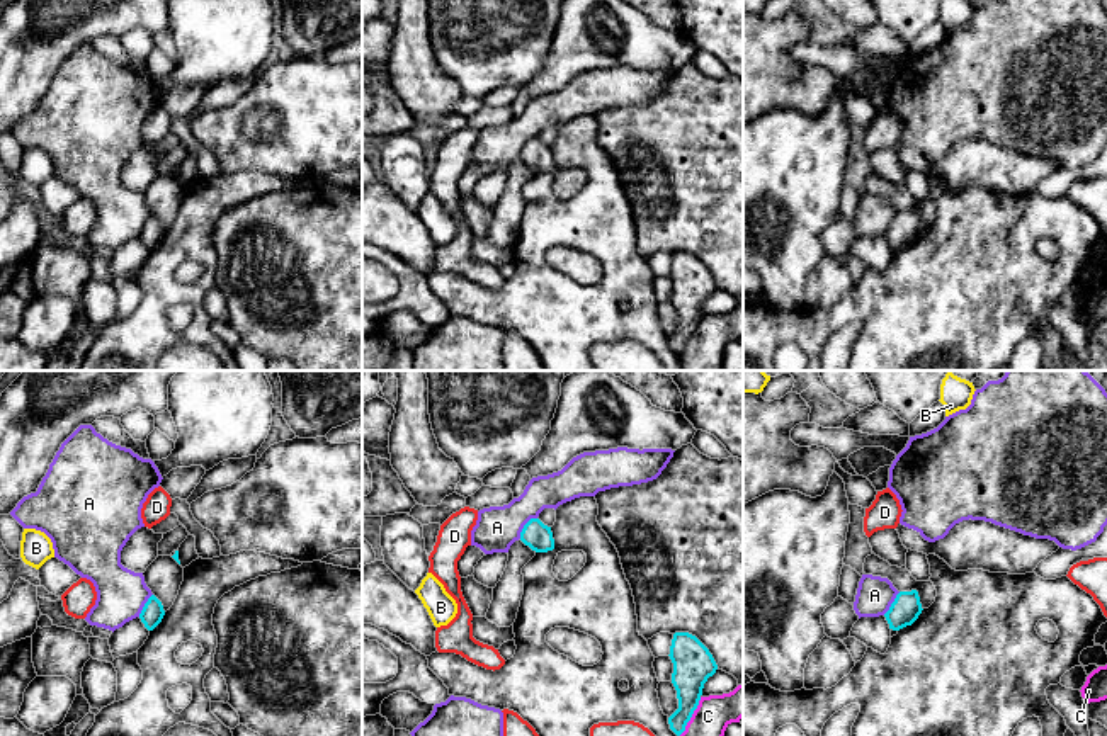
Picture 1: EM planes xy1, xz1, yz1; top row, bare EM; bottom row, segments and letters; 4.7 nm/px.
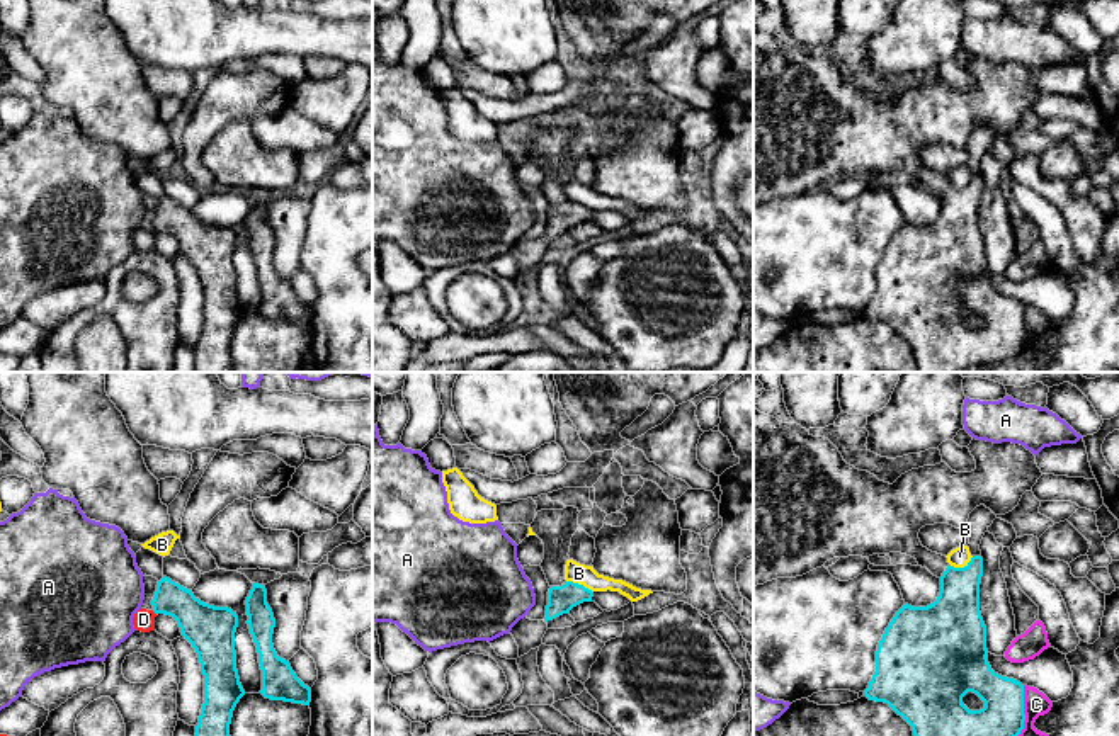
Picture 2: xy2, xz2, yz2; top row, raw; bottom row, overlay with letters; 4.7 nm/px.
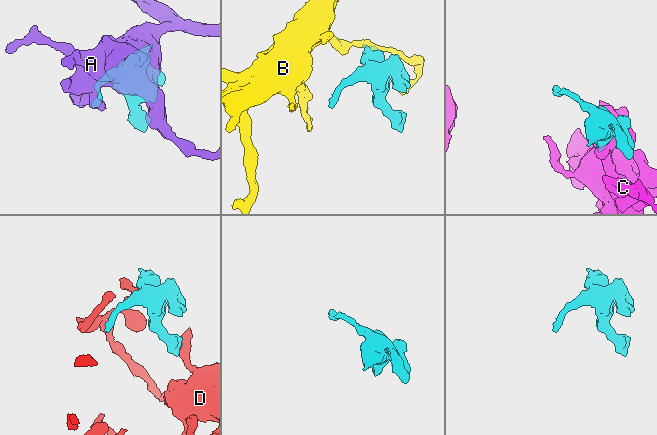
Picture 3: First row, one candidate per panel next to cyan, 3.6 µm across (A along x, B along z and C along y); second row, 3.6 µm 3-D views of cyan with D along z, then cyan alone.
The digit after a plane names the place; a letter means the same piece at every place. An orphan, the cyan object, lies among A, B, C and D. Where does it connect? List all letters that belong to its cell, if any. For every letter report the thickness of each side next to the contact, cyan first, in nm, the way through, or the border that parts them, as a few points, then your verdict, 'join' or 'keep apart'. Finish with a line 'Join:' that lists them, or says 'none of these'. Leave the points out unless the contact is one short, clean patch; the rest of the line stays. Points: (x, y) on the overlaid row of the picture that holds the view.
A: calibres 130 and 200 nm; border xz1 (536, 517), (524, 526), (519, 537); keep apart
B: calibres 260 and 90 nm; keep apart
C: calibres 190 and 120 nm; keep apart
D: calibres 220 and 100 nm; keep apart
Join: none of these

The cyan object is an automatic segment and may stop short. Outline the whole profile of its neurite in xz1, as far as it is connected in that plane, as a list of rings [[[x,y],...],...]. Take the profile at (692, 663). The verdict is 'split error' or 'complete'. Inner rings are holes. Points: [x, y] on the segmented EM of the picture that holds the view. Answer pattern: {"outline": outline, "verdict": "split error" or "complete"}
{"outline": [[[675,632],[670,646],[672,683],[678,709],[668,717],[670,729],[680,736],[699,705],[704,683],[718,670],[709,649],[689,632]]], "verdict": "complete"}

